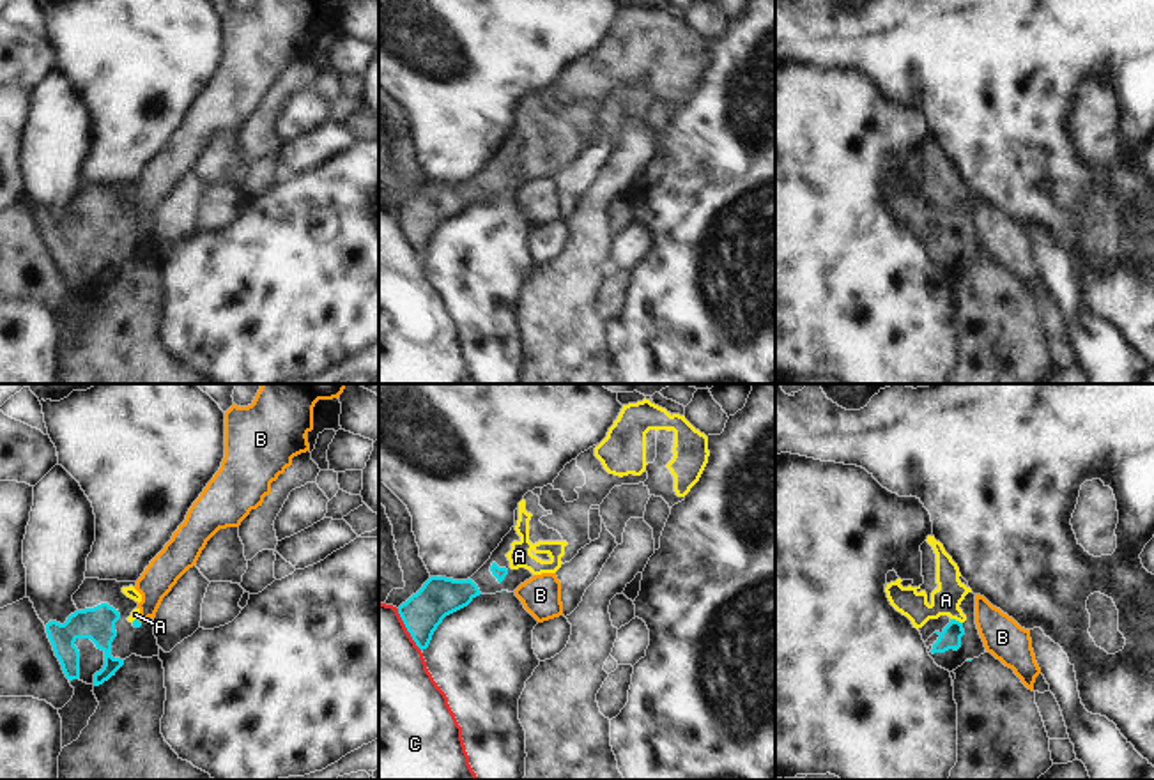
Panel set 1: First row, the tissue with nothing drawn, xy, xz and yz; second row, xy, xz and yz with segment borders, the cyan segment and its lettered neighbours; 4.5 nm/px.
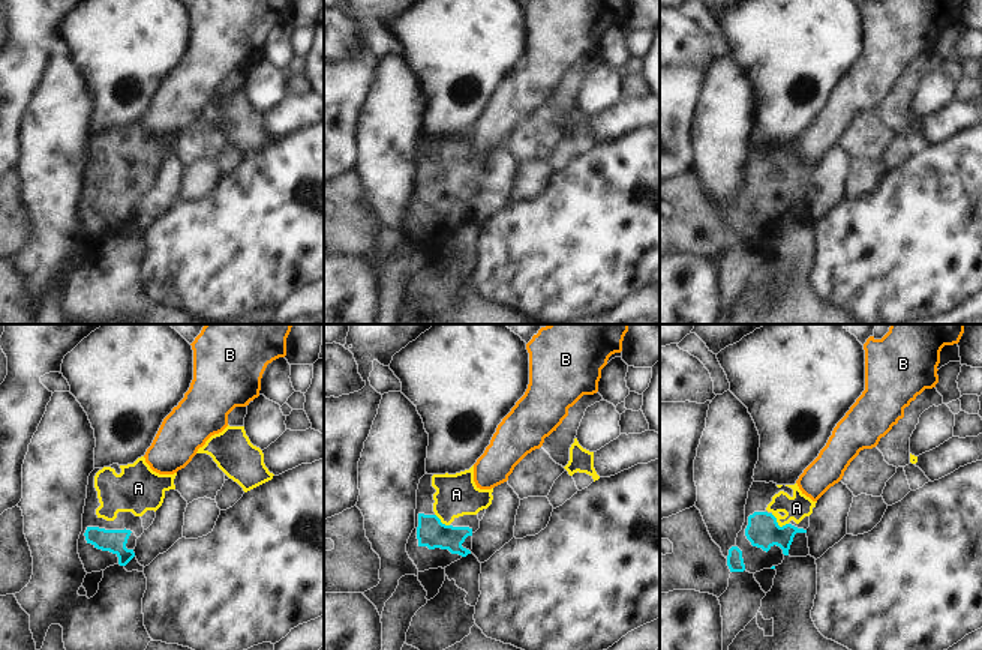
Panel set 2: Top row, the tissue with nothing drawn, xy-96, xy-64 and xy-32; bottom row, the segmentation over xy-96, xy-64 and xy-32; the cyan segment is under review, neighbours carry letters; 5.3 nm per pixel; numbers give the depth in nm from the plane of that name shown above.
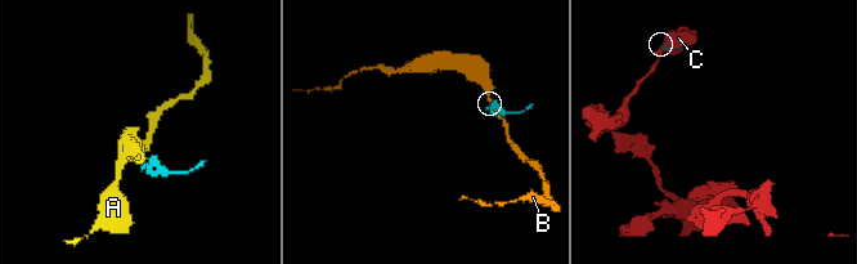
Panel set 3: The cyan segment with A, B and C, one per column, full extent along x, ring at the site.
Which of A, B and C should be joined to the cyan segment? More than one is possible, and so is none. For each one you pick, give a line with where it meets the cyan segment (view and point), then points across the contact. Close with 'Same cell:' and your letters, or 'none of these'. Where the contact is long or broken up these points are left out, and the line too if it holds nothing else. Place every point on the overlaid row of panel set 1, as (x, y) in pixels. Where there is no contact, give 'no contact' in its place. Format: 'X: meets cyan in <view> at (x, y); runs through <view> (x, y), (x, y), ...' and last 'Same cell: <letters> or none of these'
A: meets cyan in yz at (954, 619); runs through yz (951, 637), (954, 619), (946, 600)
Same cell: A

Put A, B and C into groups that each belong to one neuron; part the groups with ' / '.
A / B / C

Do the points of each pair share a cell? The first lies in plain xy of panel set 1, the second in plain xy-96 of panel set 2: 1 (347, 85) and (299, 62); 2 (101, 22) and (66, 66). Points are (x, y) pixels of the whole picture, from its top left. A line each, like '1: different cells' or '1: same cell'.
1: same cell
2: different cells

